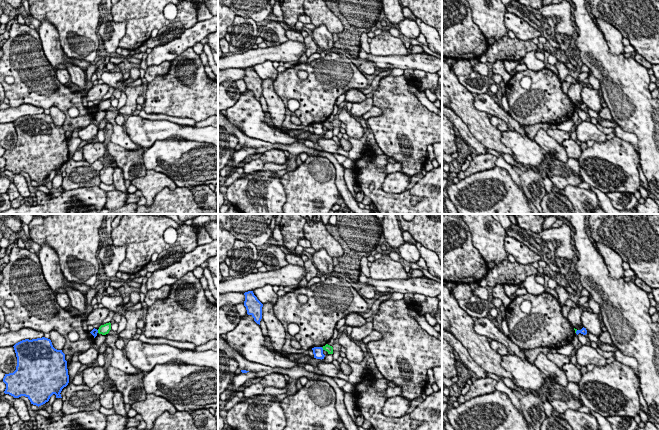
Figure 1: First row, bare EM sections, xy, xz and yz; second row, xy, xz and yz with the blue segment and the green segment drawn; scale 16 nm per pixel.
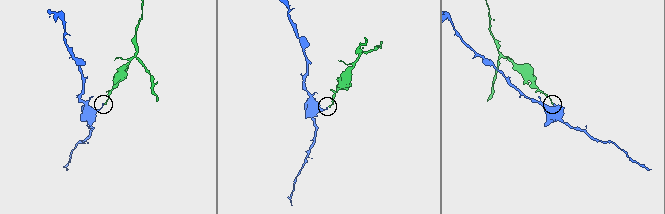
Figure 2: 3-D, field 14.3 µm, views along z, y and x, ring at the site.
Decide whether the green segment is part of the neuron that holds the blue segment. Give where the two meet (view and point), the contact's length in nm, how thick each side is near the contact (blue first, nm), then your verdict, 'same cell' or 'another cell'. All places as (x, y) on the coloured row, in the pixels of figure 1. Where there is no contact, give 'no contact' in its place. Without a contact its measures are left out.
xz (322, 348) | 60 nm | 160/120 nm | another cell

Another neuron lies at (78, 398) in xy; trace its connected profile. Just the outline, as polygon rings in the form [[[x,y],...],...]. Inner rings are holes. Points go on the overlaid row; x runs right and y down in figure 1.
[[[68,383],[66,387],[61,410],[65,415],[100,409],[99,396],[104,391],[102,383],[92,388],[84,383],[80,385]]]

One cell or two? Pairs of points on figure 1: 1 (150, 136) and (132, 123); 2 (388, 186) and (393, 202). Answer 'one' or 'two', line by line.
1: one
2: two

